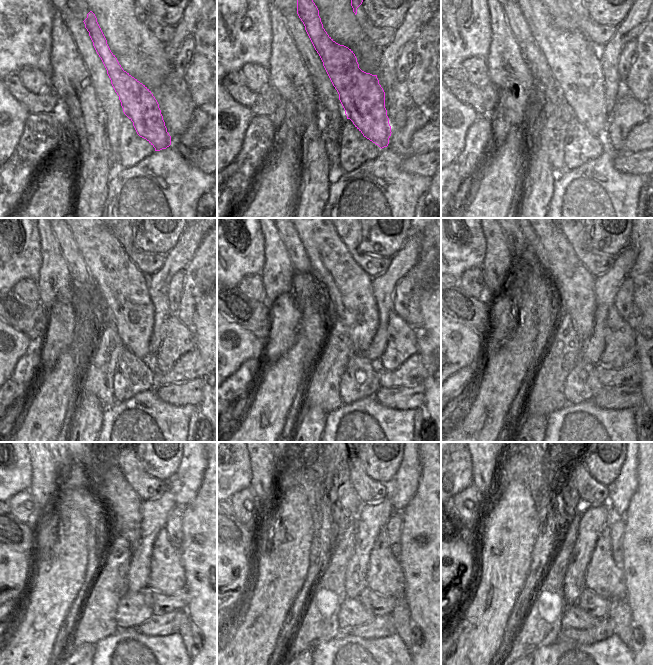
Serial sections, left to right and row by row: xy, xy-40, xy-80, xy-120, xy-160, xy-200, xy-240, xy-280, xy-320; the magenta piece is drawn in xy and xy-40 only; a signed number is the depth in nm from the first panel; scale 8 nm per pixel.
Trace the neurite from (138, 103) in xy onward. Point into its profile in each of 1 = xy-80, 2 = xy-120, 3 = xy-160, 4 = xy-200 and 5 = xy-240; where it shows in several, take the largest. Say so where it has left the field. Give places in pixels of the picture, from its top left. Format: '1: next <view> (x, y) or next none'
1: next xy-80 (574, 61)
2: next xy-120 (102, 238)
3: next xy-160 (327, 238)
4: next xy-200 (552, 238)
5: next xy-240 (102, 462)

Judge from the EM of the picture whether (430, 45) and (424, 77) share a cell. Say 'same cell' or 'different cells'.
same cell

